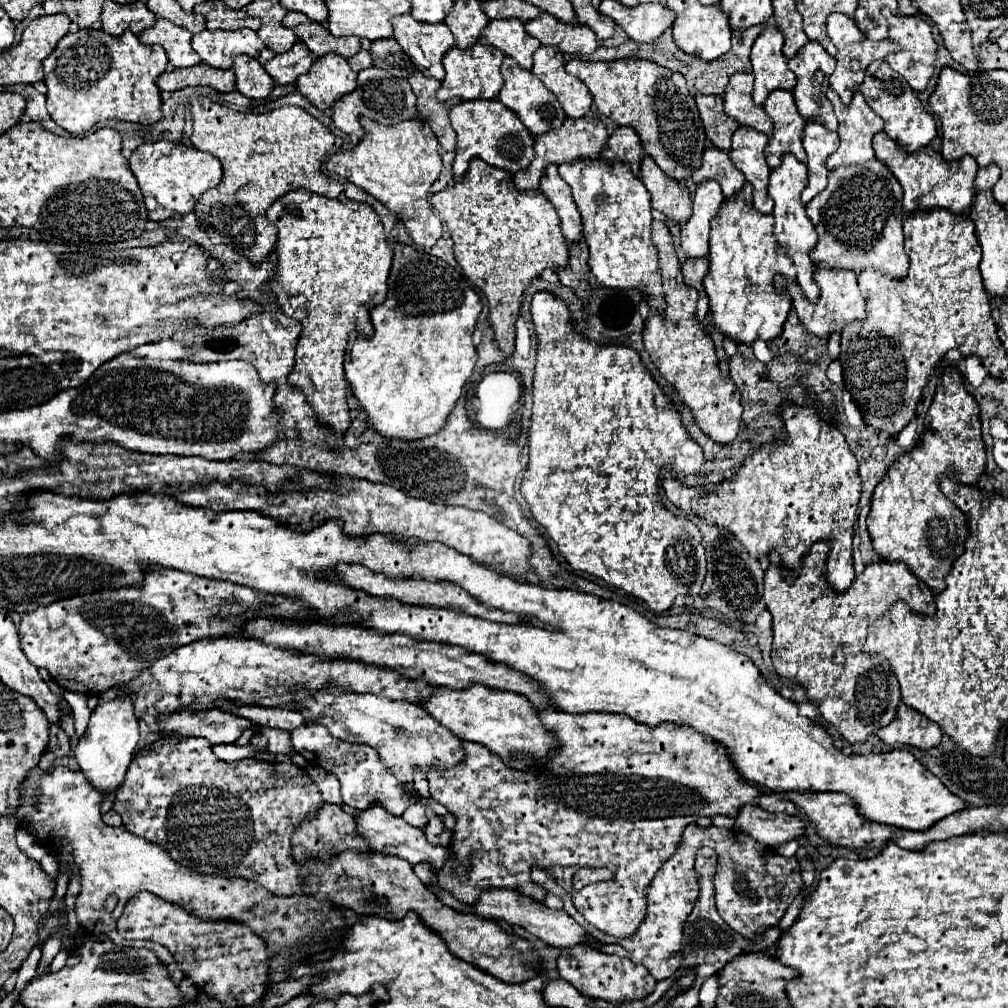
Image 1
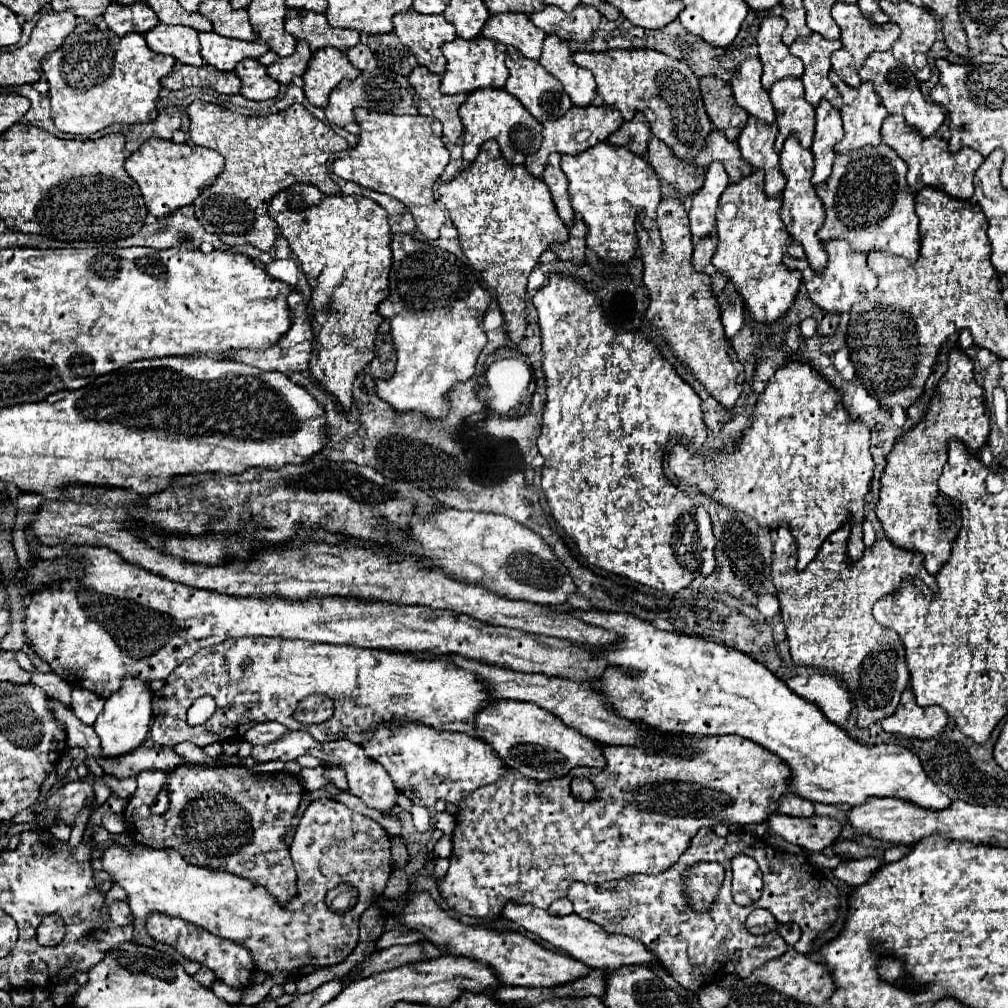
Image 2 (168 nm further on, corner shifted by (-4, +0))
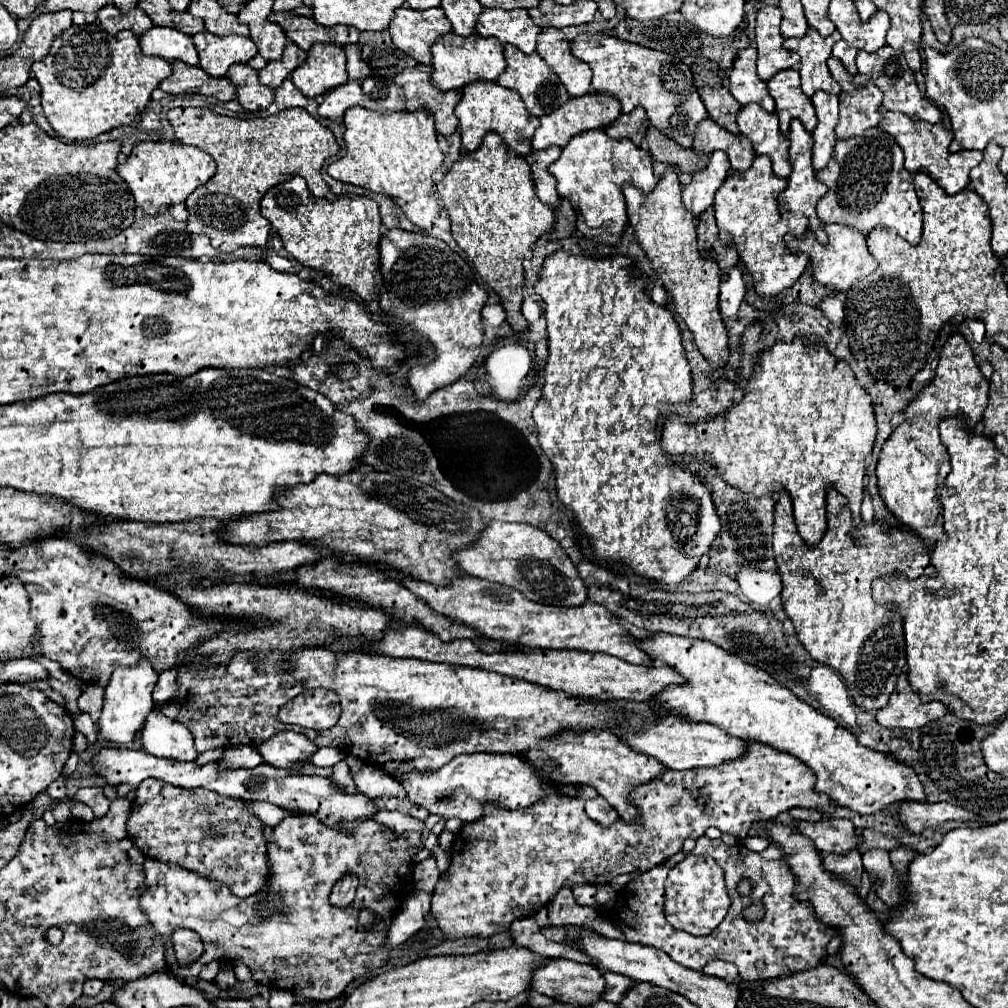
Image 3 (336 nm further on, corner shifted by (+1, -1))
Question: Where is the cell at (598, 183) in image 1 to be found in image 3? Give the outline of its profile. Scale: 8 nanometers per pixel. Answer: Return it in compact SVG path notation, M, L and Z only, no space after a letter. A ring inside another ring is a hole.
M603 129L575 135L563 147L561 157L549 165L549 171L557 179L559 195L577 211L577 227L587 227L595 241L607 245L617 243L627 225L623 185L635 185L643 193L655 187L649 153L635 147L629 139L609 139Z

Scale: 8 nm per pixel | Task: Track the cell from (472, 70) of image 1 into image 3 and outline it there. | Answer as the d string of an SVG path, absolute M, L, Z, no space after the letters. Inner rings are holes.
M453 31L439 37L433 47L433 85L441 91L463 89L473 81L497 81L497 77L505 71L503 45L495 37L481 37L477 33L469 37L459 37Z

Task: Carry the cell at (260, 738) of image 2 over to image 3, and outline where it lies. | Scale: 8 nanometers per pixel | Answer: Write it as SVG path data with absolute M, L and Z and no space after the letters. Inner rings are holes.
M279 731L279 735L267 739L267 743L259 747L259 751L265 763L287 769L291 761L293 763L309 761L309 757L317 751L317 747L303 733Z

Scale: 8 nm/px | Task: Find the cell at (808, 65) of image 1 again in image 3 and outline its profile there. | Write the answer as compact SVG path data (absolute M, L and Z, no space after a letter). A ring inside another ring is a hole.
M809 29L799 39L785 39L783 47L795 51L801 57L799 73L801 73L801 89L807 97L813 97L815 91L827 91L831 95L839 95L841 87L835 83L827 69L827 57L831 55L831 47L839 41L839 31L829 37L821 37L815 29Z

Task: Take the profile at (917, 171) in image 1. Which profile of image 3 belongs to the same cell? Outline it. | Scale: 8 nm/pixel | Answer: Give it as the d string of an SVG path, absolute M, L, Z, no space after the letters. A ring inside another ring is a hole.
M883 111L883 121L879 123L879 129L889 133L899 143L899 147L905 153L905 167L907 167L909 173L919 173L919 171L927 173L949 195L955 195L969 185L969 171L983 159L981 151L949 153L949 143L953 139L953 131L945 129L939 123L929 125L929 123L923 123L923 121L913 121L903 113Z

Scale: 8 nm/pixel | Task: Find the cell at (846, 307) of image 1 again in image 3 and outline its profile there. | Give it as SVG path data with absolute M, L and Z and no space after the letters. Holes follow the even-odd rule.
M825 225L825 233L829 237L827 245L817 243L817 239L813 237L811 231L807 231L803 239L795 239L793 235L787 235L785 245L787 245L789 251L809 255L809 263L813 267L813 279L817 283L821 283L827 289L847 293L857 281L871 275L877 269L877 263L875 263L875 259L871 257L869 249L867 249L865 237L861 233L857 233L855 229L843 227L843 225Z

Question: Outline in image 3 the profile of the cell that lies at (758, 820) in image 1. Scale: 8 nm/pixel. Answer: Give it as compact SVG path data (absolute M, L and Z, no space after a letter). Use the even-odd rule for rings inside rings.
M823 819L817 823L795 823L797 831L809 837L815 843L819 855L839 853L845 855L847 851L855 849L861 837L855 833L855 827L849 819Z

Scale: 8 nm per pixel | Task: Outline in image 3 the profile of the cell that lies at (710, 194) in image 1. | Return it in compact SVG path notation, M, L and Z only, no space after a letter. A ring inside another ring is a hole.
M723 151L711 153L711 159L705 169L697 171L687 187L683 187L683 205L693 213L693 217L701 217L705 209L713 207L713 197L717 189L723 185L729 173L729 159Z

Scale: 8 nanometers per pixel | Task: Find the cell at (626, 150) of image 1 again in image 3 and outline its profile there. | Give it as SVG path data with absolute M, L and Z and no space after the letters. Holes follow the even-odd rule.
M637 107L633 109L629 115L619 115L619 119L615 119L607 129L605 133L613 139L631 139L637 147L641 145L641 139L645 135L649 127L649 119L645 115L645 109L643 107Z

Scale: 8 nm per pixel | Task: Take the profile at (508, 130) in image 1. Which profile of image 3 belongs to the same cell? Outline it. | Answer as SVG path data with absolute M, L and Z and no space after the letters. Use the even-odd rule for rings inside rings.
M493 81L469 83L467 87L463 87L463 97L455 107L455 115L459 119L461 139L467 153L475 151L489 131L499 133L505 145L513 149L519 157L527 157L531 153L531 139L533 139L535 129L539 127L539 119L523 107L523 101L519 99L515 91L499 87Z

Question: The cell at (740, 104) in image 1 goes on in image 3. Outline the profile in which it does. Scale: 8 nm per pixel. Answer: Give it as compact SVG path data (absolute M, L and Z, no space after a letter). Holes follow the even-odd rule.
M753 47L739 51L739 55L731 67L731 73L729 73L731 95L743 107L749 103L757 103L765 111L773 113L775 111L773 97L767 91L767 83L759 81L757 73L755 73L755 61L757 61L757 51Z

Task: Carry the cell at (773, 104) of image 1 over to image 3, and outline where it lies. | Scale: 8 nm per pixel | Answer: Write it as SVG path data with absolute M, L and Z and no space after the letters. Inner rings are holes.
M795 69L779 71L769 83L769 93L775 99L775 113L779 117L779 131L783 137L789 135L791 119L799 119L811 133L817 125L815 109L809 97L801 91L799 73Z

